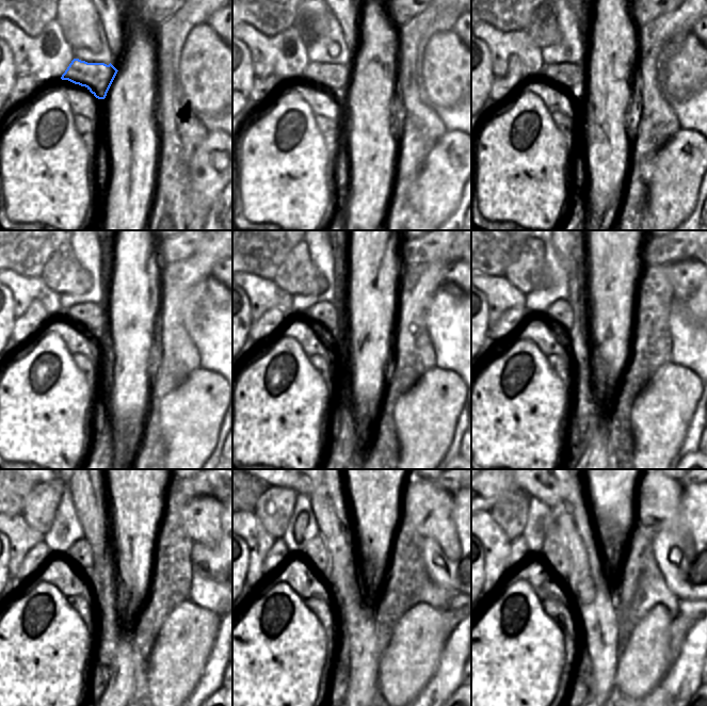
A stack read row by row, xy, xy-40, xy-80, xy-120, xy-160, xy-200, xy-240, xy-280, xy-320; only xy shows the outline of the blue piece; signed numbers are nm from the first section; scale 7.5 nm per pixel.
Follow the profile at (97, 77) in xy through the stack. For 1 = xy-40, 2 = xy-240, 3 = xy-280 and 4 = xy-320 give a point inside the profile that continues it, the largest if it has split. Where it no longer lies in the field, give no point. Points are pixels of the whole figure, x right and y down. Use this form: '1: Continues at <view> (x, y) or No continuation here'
1: Continues at xy-40 (335, 78)
2: Continues at xy-240 (81, 552)
3: Continues at xy-280 (316, 551)
4: Continues at xy-320 (553, 552).

